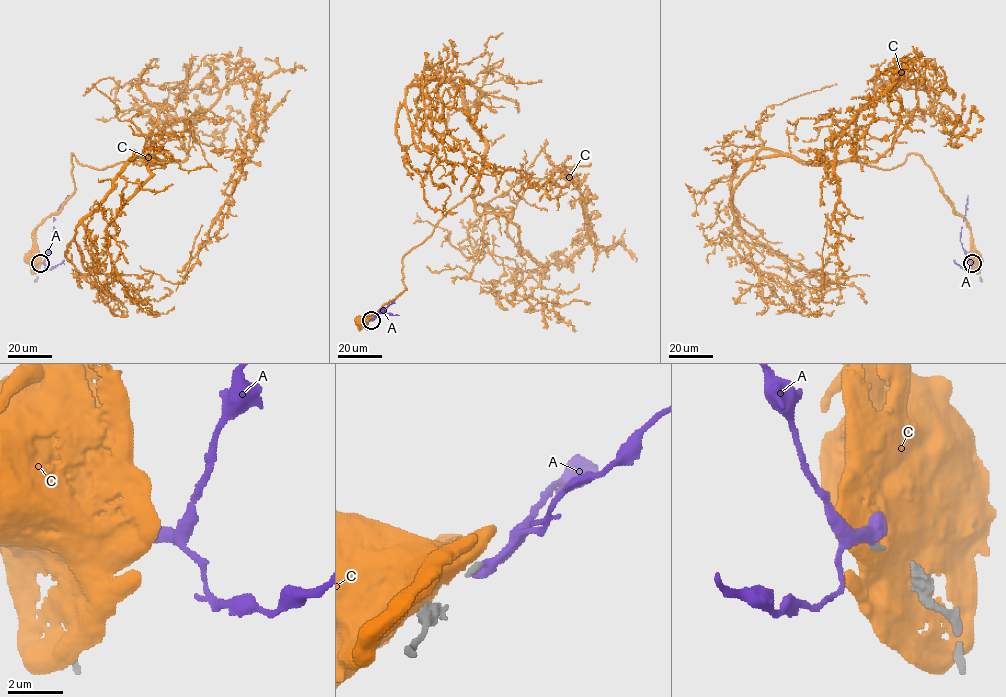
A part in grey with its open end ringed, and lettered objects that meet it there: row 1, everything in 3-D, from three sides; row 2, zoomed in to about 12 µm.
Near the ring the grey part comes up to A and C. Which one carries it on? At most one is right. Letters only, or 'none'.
A

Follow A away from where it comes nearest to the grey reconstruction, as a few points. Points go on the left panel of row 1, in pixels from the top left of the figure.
A: (41, 263), (51, 245), (55, 215), (68, 195)

